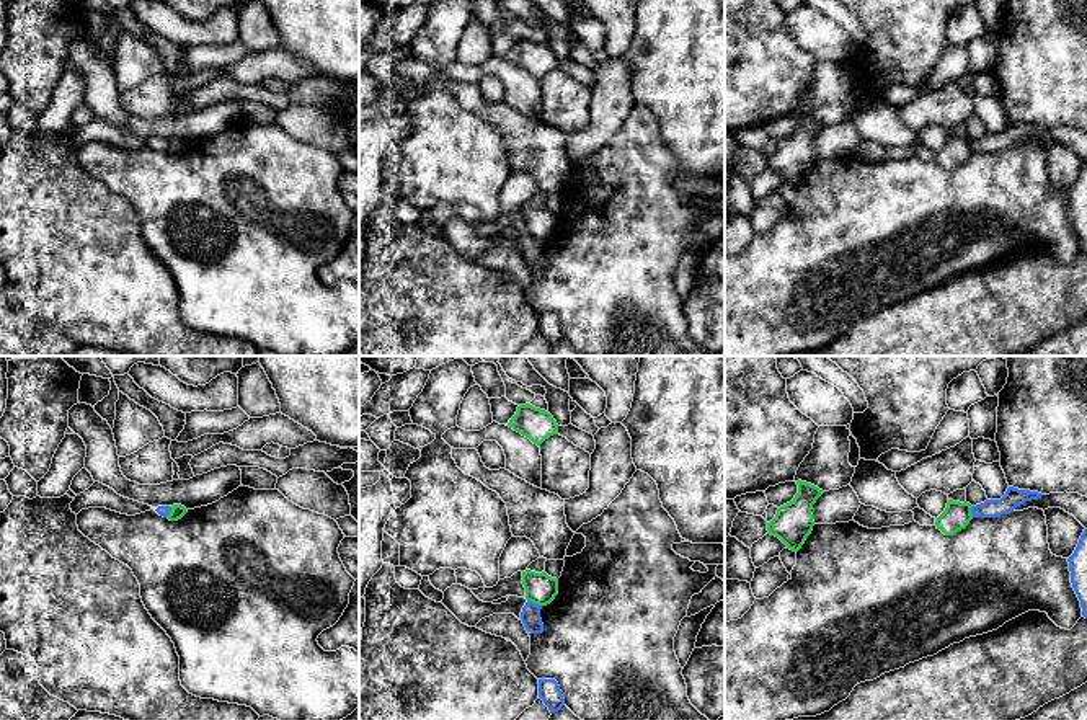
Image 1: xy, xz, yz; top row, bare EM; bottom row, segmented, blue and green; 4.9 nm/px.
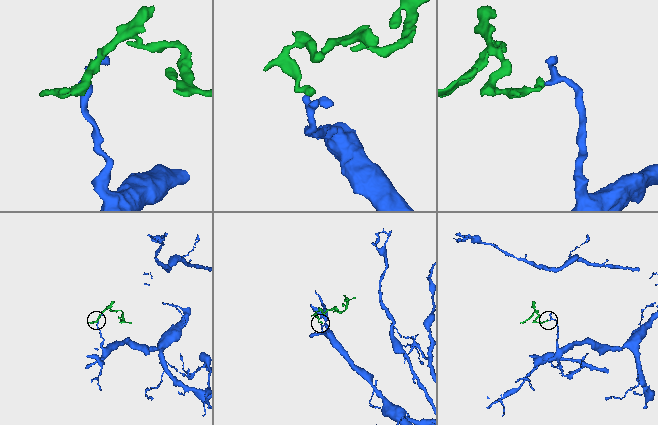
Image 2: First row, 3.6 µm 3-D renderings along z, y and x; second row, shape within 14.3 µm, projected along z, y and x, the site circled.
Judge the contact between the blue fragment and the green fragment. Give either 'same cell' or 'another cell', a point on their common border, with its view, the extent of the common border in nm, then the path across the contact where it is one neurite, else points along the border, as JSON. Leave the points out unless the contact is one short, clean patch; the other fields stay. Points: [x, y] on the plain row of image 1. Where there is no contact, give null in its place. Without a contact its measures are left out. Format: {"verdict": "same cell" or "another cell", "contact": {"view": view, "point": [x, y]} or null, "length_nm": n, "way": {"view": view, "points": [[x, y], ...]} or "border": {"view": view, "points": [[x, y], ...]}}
{"verdict": "another cell", "contact": {"view": "xz", "point": [532, 237]}, "length_nm": 80, "border": {"view": "xz", "points": [[527, 234], [541, 240]]}}

